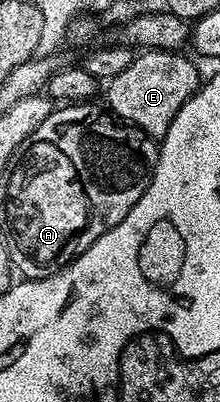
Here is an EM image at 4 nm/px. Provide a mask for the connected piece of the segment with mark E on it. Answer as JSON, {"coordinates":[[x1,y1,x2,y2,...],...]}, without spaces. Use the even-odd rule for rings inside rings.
{"coordinates":[[163,48,139,51,133,62,105,85,105,103,109,111,119,120,133,124,150,136,165,136,180,106,184,106,184,102,188,102,188,98,192,98,192,94,200,87,197,66,188,57,181,56,182,54,178,50,165,52]]}

